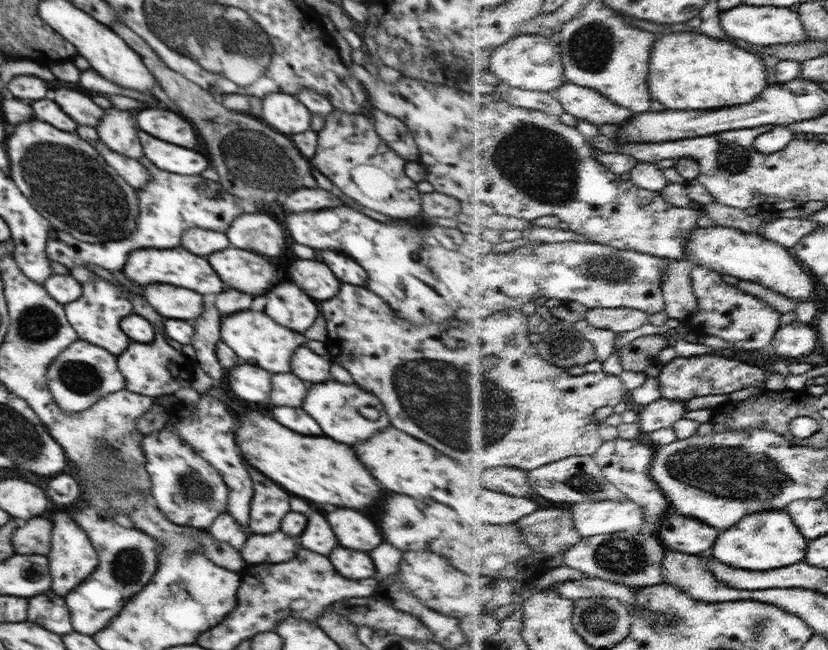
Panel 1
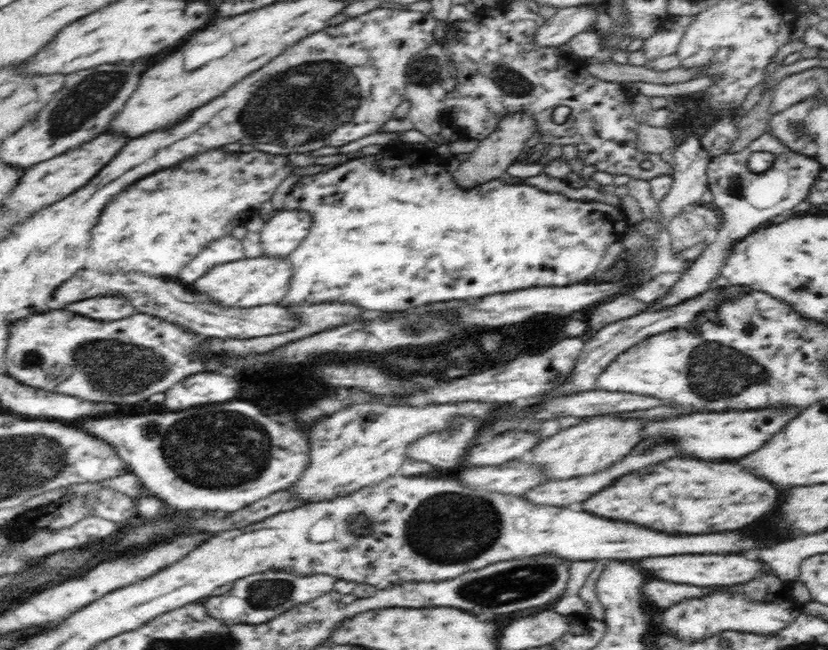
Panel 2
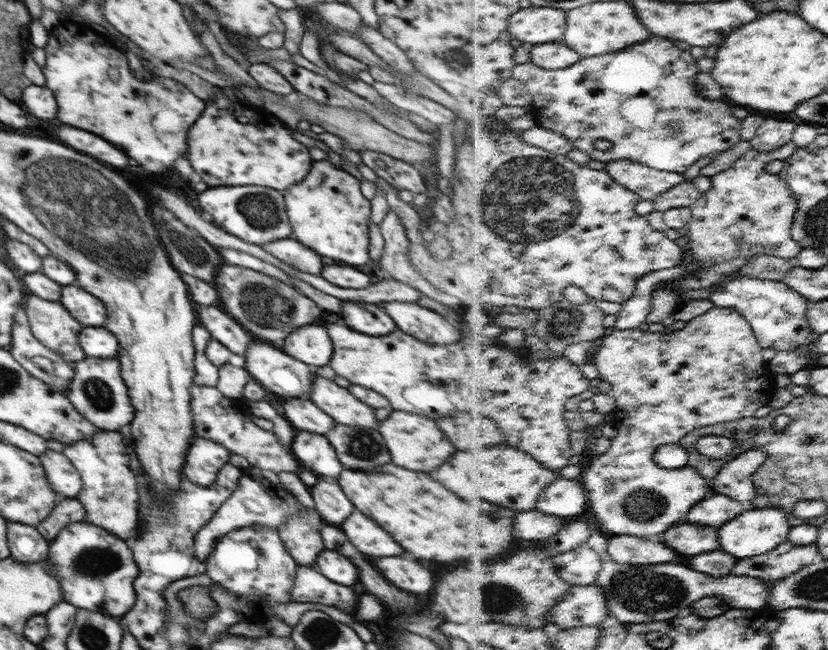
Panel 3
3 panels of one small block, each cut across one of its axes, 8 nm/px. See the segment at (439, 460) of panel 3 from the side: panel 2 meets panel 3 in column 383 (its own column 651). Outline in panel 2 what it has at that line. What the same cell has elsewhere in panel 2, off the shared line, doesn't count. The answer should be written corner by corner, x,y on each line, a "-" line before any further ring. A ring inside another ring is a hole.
800,407
762,408
762,410
746,410
746,412
696,412
688,416
674,416
670,420
648,422
642,430
642,438
648,436
668,436
678,440
682,454
702,458
702,460
726,460
726,458
742,458
746,454
756,452
770,440
784,424
800,415

